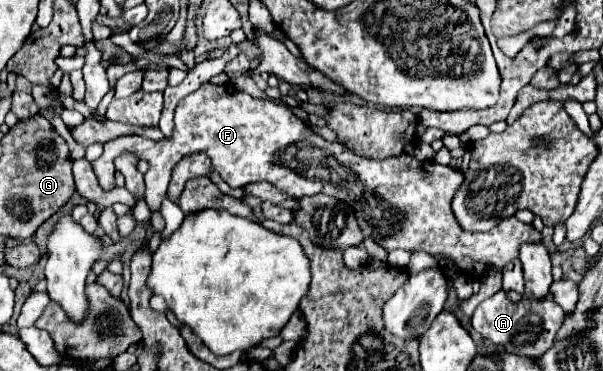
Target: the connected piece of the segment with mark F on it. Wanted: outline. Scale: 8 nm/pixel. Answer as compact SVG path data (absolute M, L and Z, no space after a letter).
M210 82L202 84L202 88L198 88L198 92L192 92L190 96L186 96L186 100L182 100L176 108L176 126L172 136L162 138L162 140L148 140L142 136L120 136L116 140L110 140L104 144L104 154L92 162L94 174L100 182L103 190L109 191L115 187L114 176L115 166L114 158L122 152L136 152L142 160L146 160L150 164L148 172L146 172L146 194L144 200L148 204L148 208L152 212L158 212L162 206L162 200L166 196L168 190L168 182L170 182L170 172L172 168L178 164L178 160L182 160L188 154L194 152L206 152L214 164L214 168L218 170L218 174L222 176L222 180L232 186L248 186L254 182L270 182L276 188L282 188L282 192L302 198L308 194L328 194L334 198L340 198L342 202L350 204L358 216L360 228L364 236L374 238L376 244L380 244L384 250L424 250L428 254L444 254L448 258L454 260L454 264L458 266L458 270L468 276L468 278L480 278L488 268L504 268L510 260L518 258L518 248L522 242L540 242L542 234L538 230L534 230L534 226L518 222L516 216L510 216L506 220L502 220L498 226L494 226L490 232L466 232L460 228L460 224L456 222L452 208L450 208L450 200L454 196L454 192L458 190L458 184L462 184L462 172L460 170L452 170L450 166L440 166L434 160L416 160L408 154L400 154L400 156L390 156L384 160L370 160L366 156L358 156L352 150L348 150L342 144L332 144L328 140L324 140L322 136L318 136L316 132L312 132L298 116L294 116L294 112L286 106L286 104L276 104L268 98L254 98L250 94L244 94L236 88L232 88L232 84L224 84L224 86L214 86Z

